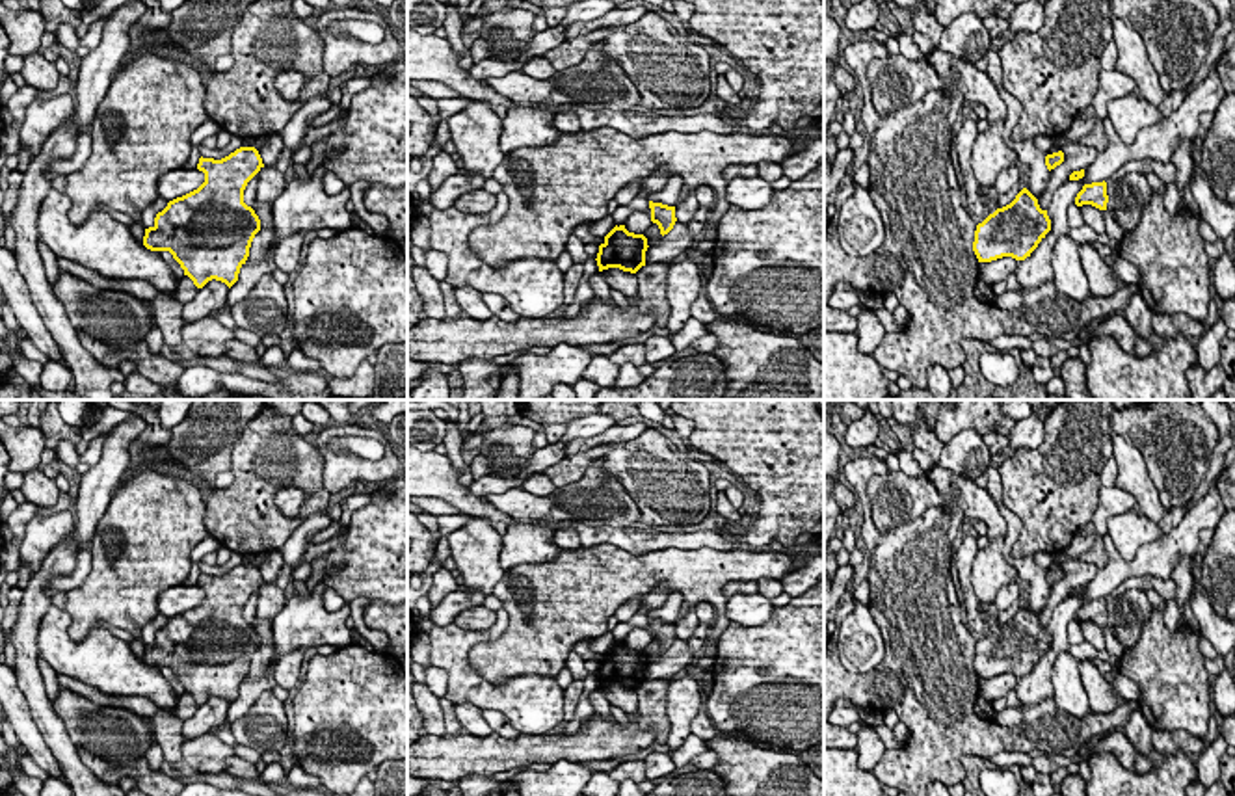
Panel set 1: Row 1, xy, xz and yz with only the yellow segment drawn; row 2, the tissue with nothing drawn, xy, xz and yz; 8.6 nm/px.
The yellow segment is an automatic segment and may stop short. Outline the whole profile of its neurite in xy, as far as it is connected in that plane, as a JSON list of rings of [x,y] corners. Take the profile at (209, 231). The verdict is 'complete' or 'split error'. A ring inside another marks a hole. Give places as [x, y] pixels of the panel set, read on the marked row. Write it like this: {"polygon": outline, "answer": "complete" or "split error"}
{"polygon": [[[240,147],[221,160],[199,158],[205,182],[156,214],[143,245],[169,251],[197,288],[216,279],[229,288],[249,257],[260,219],[244,203],[247,182],[264,167],[255,147]]], "answer": "complete"}

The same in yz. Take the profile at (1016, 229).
{"polygon": [[[1023,188],[1016,199],[976,225],[973,251],[978,262],[1003,257],[1025,260],[1051,231],[1047,210]]], "answer": "complete"}

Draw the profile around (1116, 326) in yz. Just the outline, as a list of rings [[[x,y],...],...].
[[[1114,312],[1109,318],[1101,320],[1090,337],[1084,333],[1081,337],[1088,340],[1097,337],[1112,337],[1122,352],[1131,357],[1149,355],[1153,350],[1151,342],[1138,337],[1122,312]]]

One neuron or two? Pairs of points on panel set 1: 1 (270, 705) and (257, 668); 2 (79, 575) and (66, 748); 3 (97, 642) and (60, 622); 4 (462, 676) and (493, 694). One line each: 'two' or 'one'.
1: two
2: two
3: one
4: one

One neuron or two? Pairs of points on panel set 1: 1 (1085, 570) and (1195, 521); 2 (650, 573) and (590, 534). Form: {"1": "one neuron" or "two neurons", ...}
{"1": "two neurons", "2": "two neurons"}

